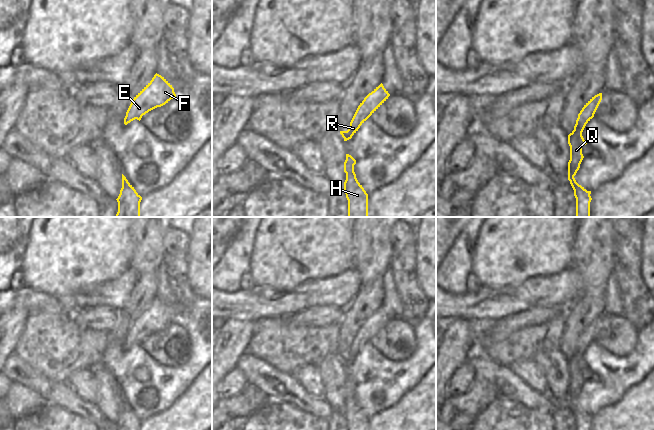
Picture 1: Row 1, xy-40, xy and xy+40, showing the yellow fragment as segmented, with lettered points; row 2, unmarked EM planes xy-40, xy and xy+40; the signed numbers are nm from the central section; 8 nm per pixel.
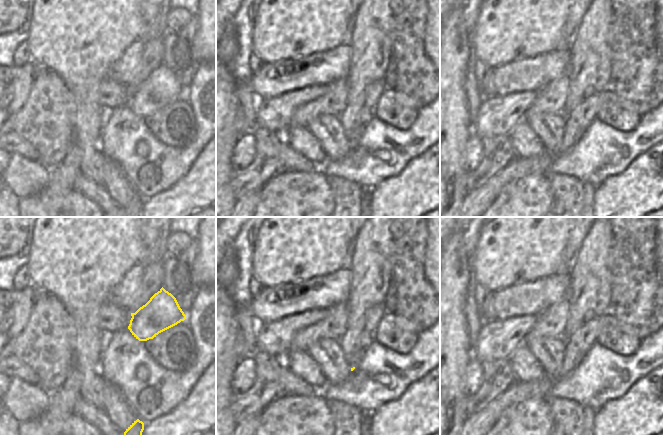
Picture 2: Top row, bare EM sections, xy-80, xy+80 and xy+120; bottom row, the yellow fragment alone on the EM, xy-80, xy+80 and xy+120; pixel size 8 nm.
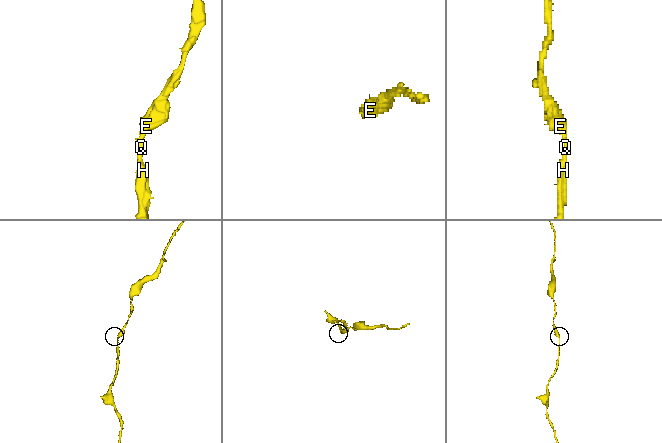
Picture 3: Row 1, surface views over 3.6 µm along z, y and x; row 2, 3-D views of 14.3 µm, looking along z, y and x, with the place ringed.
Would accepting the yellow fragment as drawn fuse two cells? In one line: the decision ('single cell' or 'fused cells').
single cell

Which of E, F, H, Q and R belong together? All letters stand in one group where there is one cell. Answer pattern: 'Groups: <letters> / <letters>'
Groups: E F H Q R

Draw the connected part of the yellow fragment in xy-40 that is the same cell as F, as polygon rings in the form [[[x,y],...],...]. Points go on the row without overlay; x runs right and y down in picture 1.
[[[155,298],[152,304],[134,321],[124,342],[124,348],[141,344],[149,335],[161,331],[175,322],[172,309],[161,299]]]

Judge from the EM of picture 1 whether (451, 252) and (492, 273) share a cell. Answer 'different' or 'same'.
different

